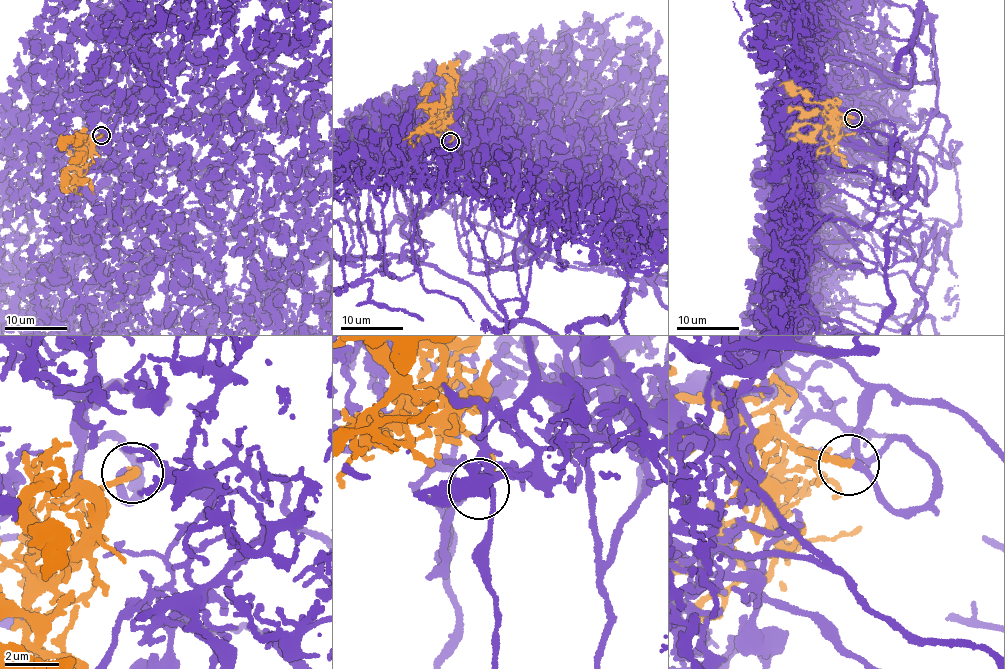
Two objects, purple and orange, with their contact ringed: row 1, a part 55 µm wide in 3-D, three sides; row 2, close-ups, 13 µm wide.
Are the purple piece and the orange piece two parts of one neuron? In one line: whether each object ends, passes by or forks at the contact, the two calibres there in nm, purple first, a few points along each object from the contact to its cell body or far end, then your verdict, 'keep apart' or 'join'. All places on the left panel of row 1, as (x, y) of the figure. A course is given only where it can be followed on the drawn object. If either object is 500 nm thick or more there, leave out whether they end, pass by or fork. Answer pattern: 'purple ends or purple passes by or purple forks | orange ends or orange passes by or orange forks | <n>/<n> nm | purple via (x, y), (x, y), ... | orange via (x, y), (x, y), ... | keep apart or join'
purple ends | orange ends | 200/240 nm | purple via (101, 135), (65, 110), (51, 158), (76, 250), (149, 213) | orange via (101, 136), (89, 141), (93, 151), (82, 168), (68, 169), (63, 173), (63, 186), (68, 192) | join

